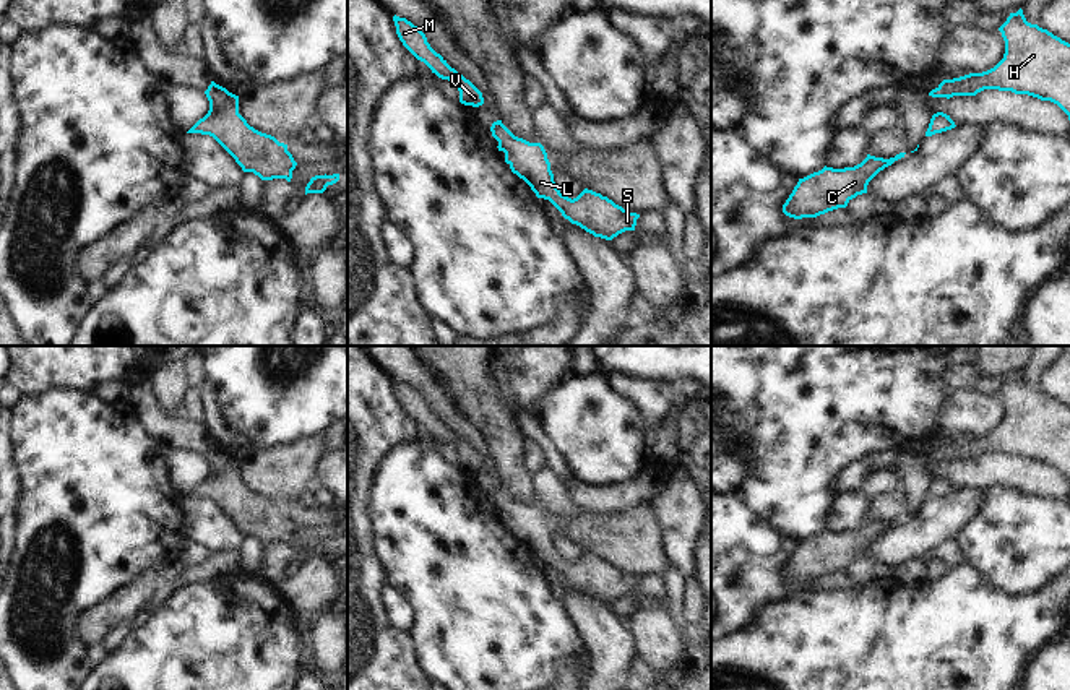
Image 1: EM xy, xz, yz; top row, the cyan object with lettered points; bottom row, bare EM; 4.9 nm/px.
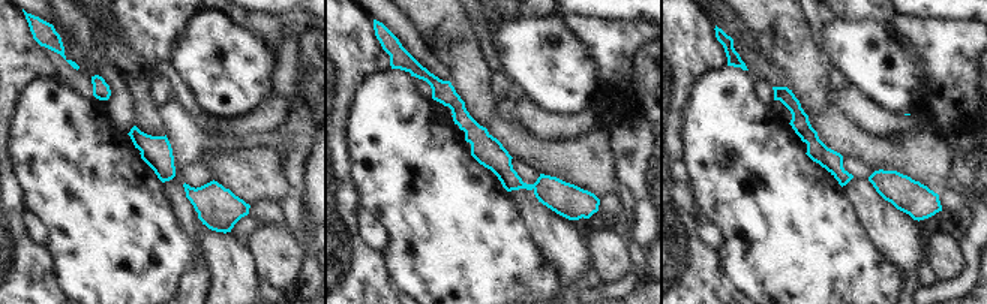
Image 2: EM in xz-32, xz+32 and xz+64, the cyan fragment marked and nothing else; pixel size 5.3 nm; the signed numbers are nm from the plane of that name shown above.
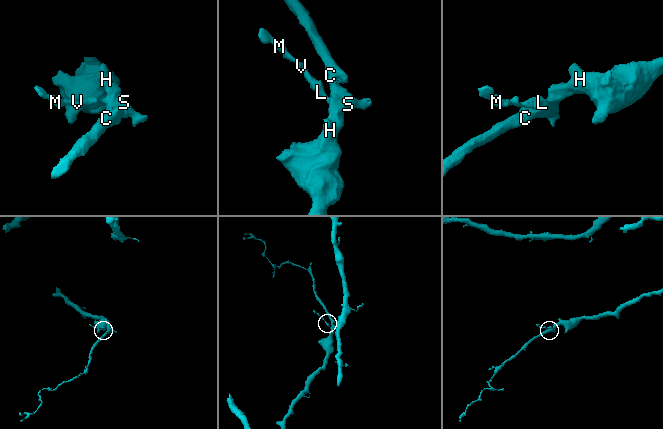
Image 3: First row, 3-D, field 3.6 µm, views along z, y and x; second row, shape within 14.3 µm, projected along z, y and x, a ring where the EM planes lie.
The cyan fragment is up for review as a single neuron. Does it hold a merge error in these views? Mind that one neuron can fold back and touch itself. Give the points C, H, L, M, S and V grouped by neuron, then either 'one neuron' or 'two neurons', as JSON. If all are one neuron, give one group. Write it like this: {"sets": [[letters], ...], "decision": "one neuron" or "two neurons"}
{"sets": [["C", "H", "L", "M", "S", "V"]], "decision": "one neuron"}

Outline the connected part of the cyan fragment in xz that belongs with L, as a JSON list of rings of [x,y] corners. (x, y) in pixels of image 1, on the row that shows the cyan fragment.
[[[502,120],[494,122],[490,132],[498,141],[498,151],[505,153],[505,162],[511,172],[523,179],[537,198],[549,200],[572,224],[606,240],[625,231],[635,231],[640,214],[623,209],[601,193],[585,188],[573,200],[562,195],[541,143],[515,136]]]

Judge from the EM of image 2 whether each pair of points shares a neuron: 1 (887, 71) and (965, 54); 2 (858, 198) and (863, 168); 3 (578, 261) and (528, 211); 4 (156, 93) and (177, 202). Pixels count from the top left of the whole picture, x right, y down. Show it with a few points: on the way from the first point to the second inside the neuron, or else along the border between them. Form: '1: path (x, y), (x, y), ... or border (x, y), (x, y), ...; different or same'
1: border (900, 35), (912, 48), (924, 72), (921, 99); different
2: border (854, 177), (867, 180); different
3: path (566, 249), (540, 223); same
4: border (173, 99), (159, 107); different

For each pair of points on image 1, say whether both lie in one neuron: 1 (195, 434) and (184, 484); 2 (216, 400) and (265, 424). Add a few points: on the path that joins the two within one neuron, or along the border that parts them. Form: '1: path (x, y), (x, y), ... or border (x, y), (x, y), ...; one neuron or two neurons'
1: border (168, 450), (194, 450), (203, 457); two neurons
2: path (228, 400), (241, 400), (254, 413); one neuron

